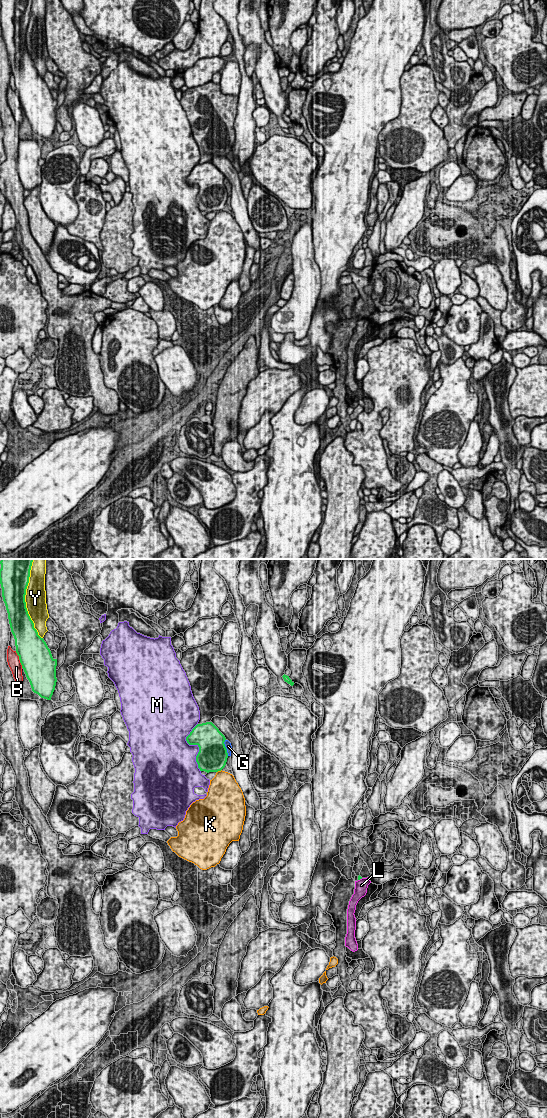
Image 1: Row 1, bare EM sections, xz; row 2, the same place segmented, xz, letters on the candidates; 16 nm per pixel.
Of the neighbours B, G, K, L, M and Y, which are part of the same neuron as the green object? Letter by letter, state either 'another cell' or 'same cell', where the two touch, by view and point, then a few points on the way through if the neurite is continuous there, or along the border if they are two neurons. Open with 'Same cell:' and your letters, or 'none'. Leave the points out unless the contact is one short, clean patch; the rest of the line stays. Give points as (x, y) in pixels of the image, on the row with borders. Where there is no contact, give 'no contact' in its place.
Same cell: none
B: another cell; contact xz (19, 659)
G: another cell; contact xz (225, 747)
K: another cell; contact xz (219, 770)
L: another cell; contact xz (360, 878)
M: another cell; contact xz (195, 744)
Y: another cell; contact xz (24, 599)

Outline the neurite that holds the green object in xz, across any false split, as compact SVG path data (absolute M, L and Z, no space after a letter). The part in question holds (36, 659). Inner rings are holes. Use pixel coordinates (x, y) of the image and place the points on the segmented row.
M33 559L0 560L2 597L8 613L11 632L15 639L16 653L19 656L26 677L30 682L32 691L38 694L41 698L51 700L57 682L57 659L52 657L46 642L38 635L37 630L34 628L34 623L28 614L25 602L26 589L29 583Z

